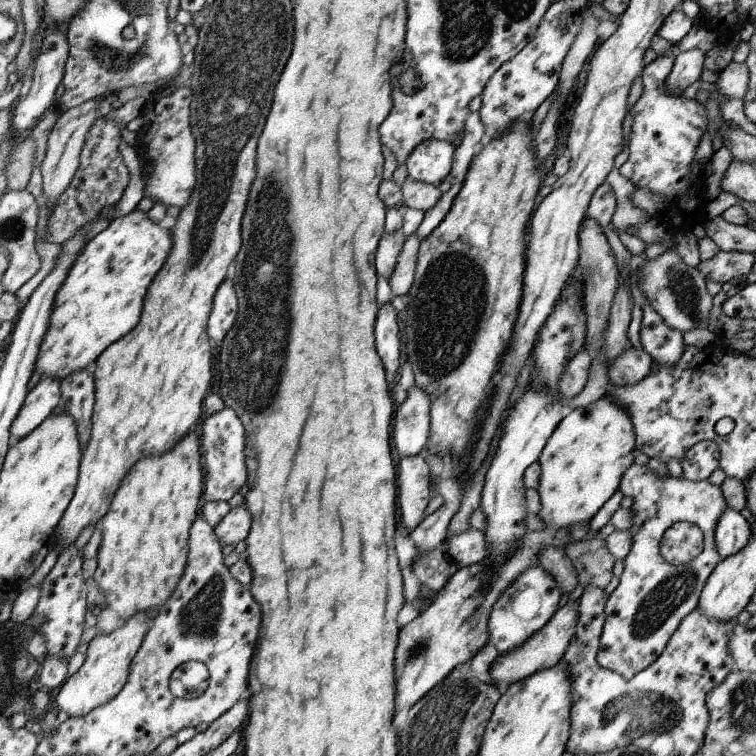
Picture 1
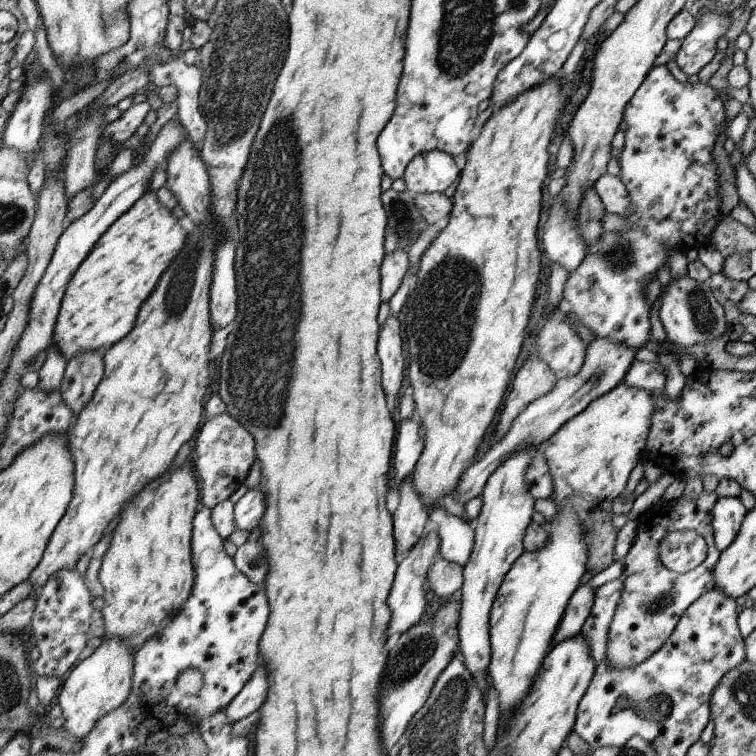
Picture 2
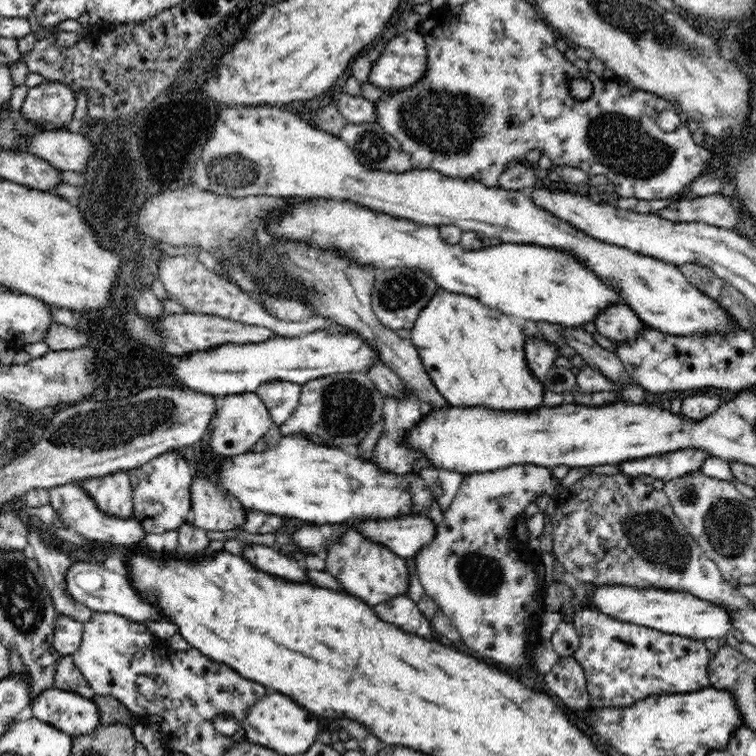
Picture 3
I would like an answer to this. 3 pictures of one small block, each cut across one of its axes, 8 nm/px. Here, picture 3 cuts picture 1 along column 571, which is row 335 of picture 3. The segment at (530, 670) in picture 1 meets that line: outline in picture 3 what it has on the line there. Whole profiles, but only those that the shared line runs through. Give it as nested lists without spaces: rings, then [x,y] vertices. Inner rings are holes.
[[[612,304],[602,310],[594,320],[597,332],[611,341],[626,342],[640,337],[646,325],[628,305]]]

